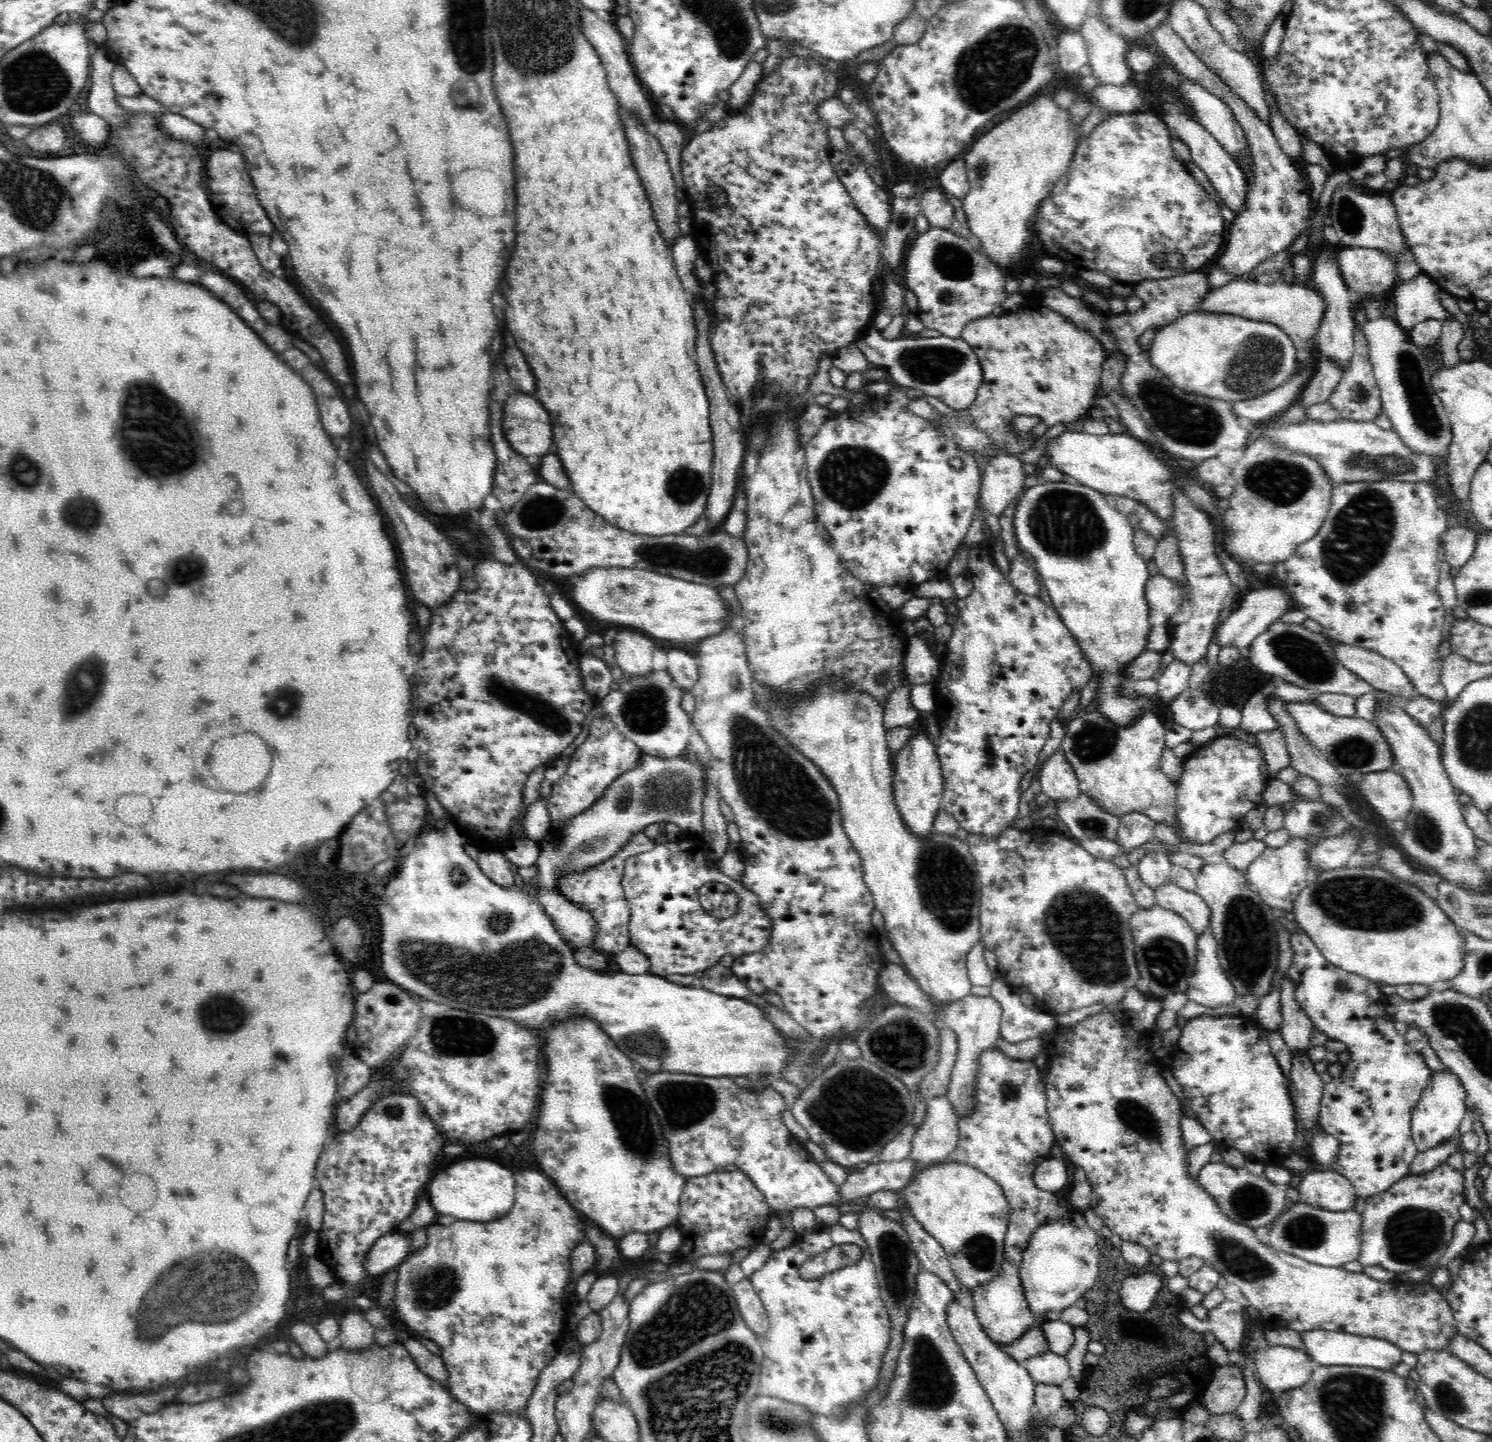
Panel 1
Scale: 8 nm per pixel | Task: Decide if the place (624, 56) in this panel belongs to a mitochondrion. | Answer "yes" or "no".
no

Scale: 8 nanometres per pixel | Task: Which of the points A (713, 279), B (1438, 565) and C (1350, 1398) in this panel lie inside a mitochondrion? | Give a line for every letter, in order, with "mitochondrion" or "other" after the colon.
A: other
B: other
C: mitochondrion

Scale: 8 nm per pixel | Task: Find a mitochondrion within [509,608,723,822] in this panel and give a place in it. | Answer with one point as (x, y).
(673, 790)

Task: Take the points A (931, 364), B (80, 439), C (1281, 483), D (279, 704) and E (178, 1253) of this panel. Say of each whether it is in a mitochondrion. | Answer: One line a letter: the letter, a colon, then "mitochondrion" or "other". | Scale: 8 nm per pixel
A: mitochondrion
B: other
C: mitochondrion
D: mitochondrion
E: mitochondrion

